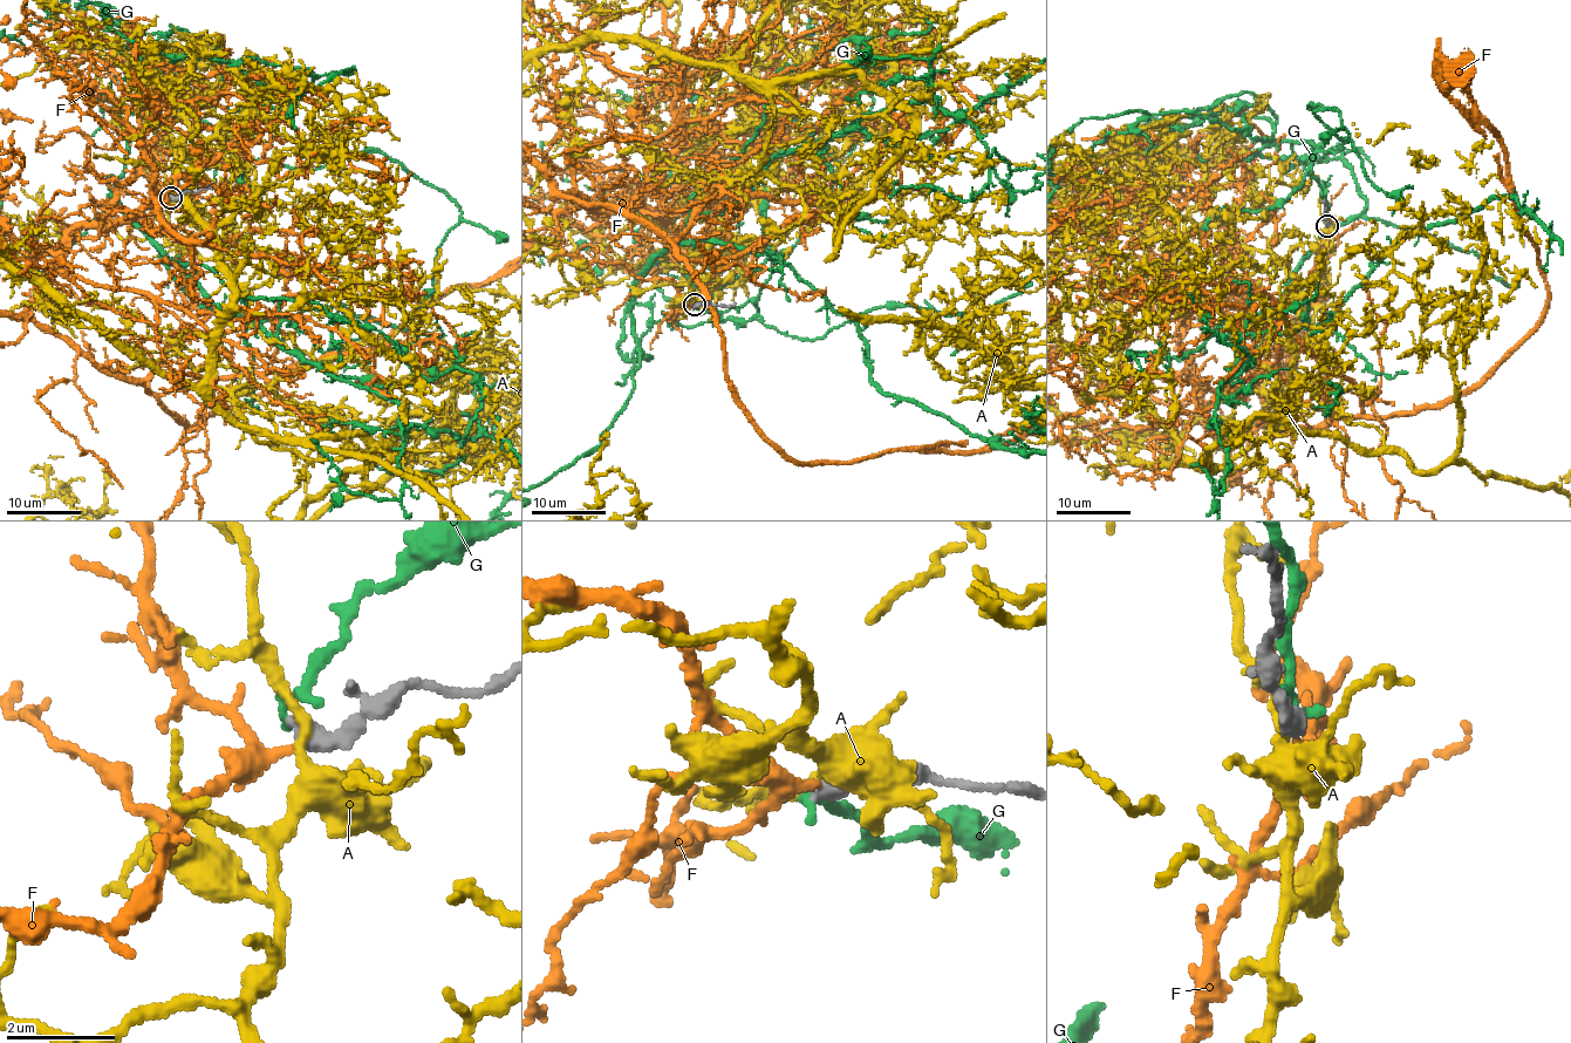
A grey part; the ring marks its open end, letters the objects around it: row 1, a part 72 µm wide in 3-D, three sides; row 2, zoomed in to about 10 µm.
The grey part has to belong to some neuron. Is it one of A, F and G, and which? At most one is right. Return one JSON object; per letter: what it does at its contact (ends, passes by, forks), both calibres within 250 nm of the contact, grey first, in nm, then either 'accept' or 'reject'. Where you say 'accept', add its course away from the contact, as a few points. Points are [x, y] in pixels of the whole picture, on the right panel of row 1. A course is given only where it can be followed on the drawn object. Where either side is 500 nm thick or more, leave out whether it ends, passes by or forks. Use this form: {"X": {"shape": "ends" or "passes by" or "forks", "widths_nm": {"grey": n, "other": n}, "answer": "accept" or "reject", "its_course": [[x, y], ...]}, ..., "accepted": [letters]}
{"A": {"shape": "passes by", "widths_nm": {"grey": 440, "other": 180}, "answer": "reject"}, "F": {"shape": "passes by", "widths_nm": {"grey": 400, "other": 220}, "answer": "accept"}, "G": {"shape": "ends", "widths_nm": {"grey": 360, "other": 180}, "answer": "reject"}, "accepted": ["F"]}

